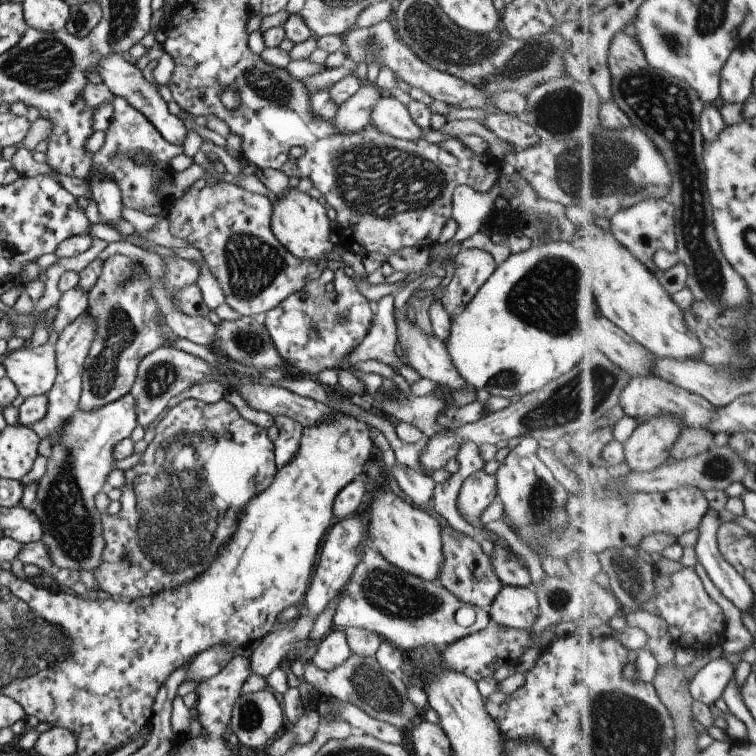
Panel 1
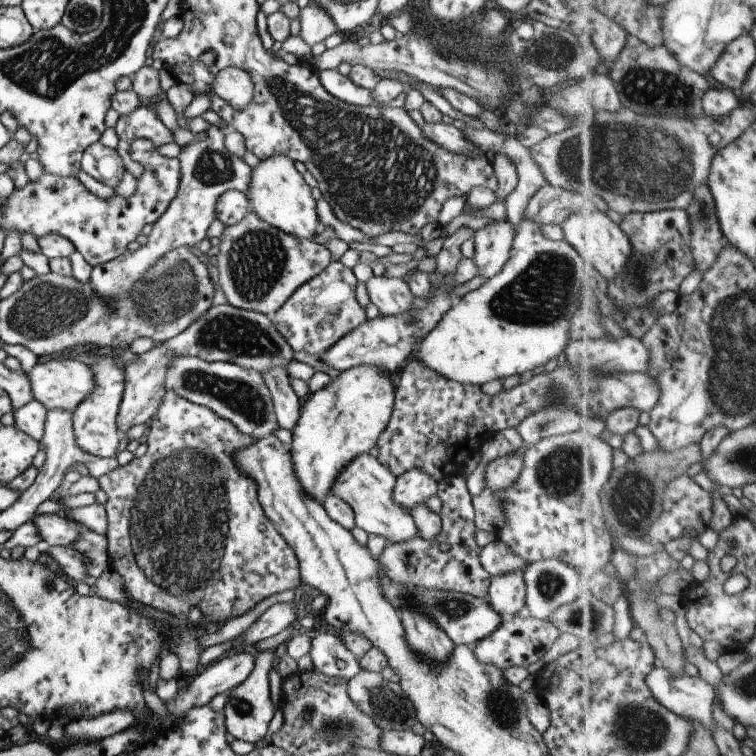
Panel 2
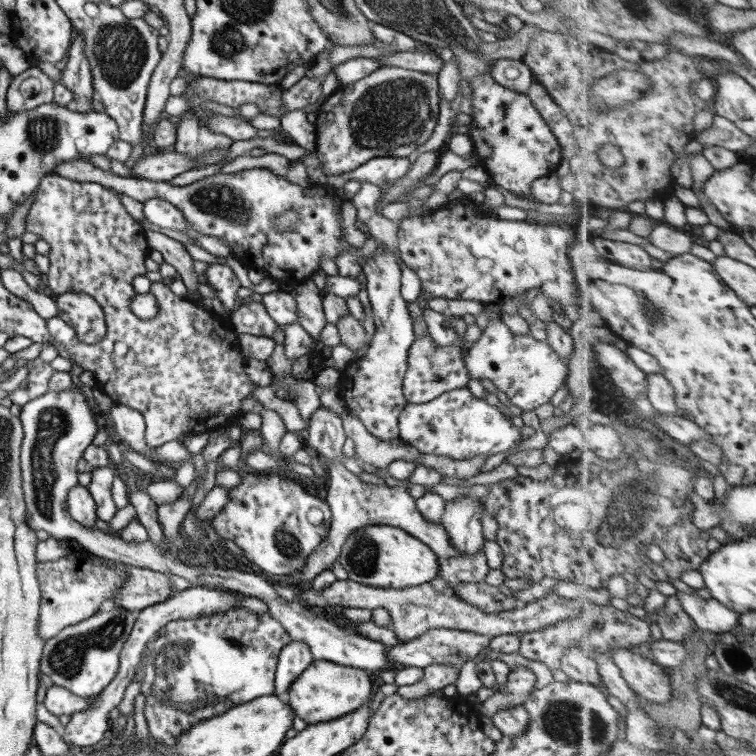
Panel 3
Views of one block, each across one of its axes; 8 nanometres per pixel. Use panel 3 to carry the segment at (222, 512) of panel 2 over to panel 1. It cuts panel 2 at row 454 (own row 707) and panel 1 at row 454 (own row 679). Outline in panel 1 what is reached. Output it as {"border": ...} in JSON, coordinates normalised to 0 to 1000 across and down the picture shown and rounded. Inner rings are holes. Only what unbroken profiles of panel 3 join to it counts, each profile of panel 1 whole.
{"border":[[[247,526],[220,545],[220,550],[209,558],[205,570],[206,575],[187,602],[185,611],[177,619],[164,623],[165,639],[159,646],[159,676],[153,683],[134,680],[135,709],[138,709],[140,722],[138,722],[138,730],[135,730],[135,743],[132,743],[130,751],[123,754],[123,759],[124,765],[127,765],[127,772],[130,772],[128,784],[135,787],[143,787],[146,790],[167,788],[167,791],[172,791],[176,795],[209,786],[209,783],[222,780],[222,778],[230,778],[233,780],[235,772],[241,775],[246,770],[254,770],[262,759],[267,759],[270,754],[275,754],[278,743],[283,741],[280,735],[304,717],[304,712],[310,709],[310,701],[315,698],[316,684],[323,677],[323,672],[328,669],[328,664],[333,659],[339,659],[339,656],[349,651],[360,640],[369,620],[364,611],[362,586],[354,579],[353,566],[347,566],[323,554],[315,546],[312,538],[298,528],[278,534],[258,529],[257,526]]]}

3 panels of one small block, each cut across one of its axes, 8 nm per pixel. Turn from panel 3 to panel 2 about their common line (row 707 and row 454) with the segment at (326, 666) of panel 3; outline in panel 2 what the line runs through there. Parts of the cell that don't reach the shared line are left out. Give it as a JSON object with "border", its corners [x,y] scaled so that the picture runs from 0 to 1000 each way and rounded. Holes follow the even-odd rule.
{"border":[[[476,481],[468,487],[450,492],[439,500],[433,511],[414,519],[405,529],[392,563],[389,563],[388,585],[384,601],[386,614],[392,622],[392,632],[399,643],[399,648],[415,659],[426,663],[437,655],[437,648],[450,630],[450,624],[476,601],[489,598],[500,585],[500,577],[511,566],[522,537],[522,517],[516,501],[516,493],[508,495],[508,485]]]}

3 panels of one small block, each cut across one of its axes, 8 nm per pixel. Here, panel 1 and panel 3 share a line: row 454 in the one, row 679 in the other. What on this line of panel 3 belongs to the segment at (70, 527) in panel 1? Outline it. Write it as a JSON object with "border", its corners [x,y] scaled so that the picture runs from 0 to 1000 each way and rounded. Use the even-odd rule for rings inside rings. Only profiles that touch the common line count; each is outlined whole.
{"border":[[[142,802],[103,825],[94,825],[71,844],[61,847],[53,872],[53,889],[71,905],[89,910],[107,922],[135,917],[153,894],[157,870],[184,808],[171,808],[159,802]]]}

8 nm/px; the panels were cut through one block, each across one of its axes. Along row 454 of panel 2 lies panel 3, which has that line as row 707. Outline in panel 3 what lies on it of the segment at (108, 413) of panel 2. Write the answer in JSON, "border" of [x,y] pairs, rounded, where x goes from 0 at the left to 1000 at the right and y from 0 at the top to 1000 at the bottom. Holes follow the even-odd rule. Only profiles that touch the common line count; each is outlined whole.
{"border":[[[255,775],[243,780],[242,783],[233,784],[231,788],[222,790],[217,796],[197,802],[190,807],[184,808],[183,817],[176,825],[176,832],[169,840],[167,849],[163,852],[159,870],[157,885],[153,894],[147,899],[147,903],[139,909],[131,923],[123,929],[120,937],[114,937],[106,942],[99,942],[94,946],[94,951],[87,958],[82,968],[82,975],[91,984],[98,984],[108,989],[122,989],[123,984],[132,981],[138,976],[138,968],[143,966],[146,959],[144,944],[147,939],[151,939],[159,931],[161,926],[164,913],[175,902],[176,894],[181,889],[181,881],[185,876],[192,852],[202,848],[206,844],[206,836],[216,828],[221,827],[221,823],[230,819],[241,817],[258,817],[265,815],[272,815],[274,812],[283,812],[284,810],[299,810],[311,802],[321,802],[328,804],[331,810],[352,811],[356,806],[345,791],[339,790],[313,790],[307,786],[296,786],[288,783],[288,780],[275,780],[271,776]]]}

